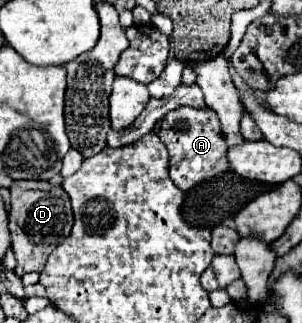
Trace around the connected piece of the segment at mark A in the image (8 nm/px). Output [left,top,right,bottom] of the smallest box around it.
[158,108,228,190]

